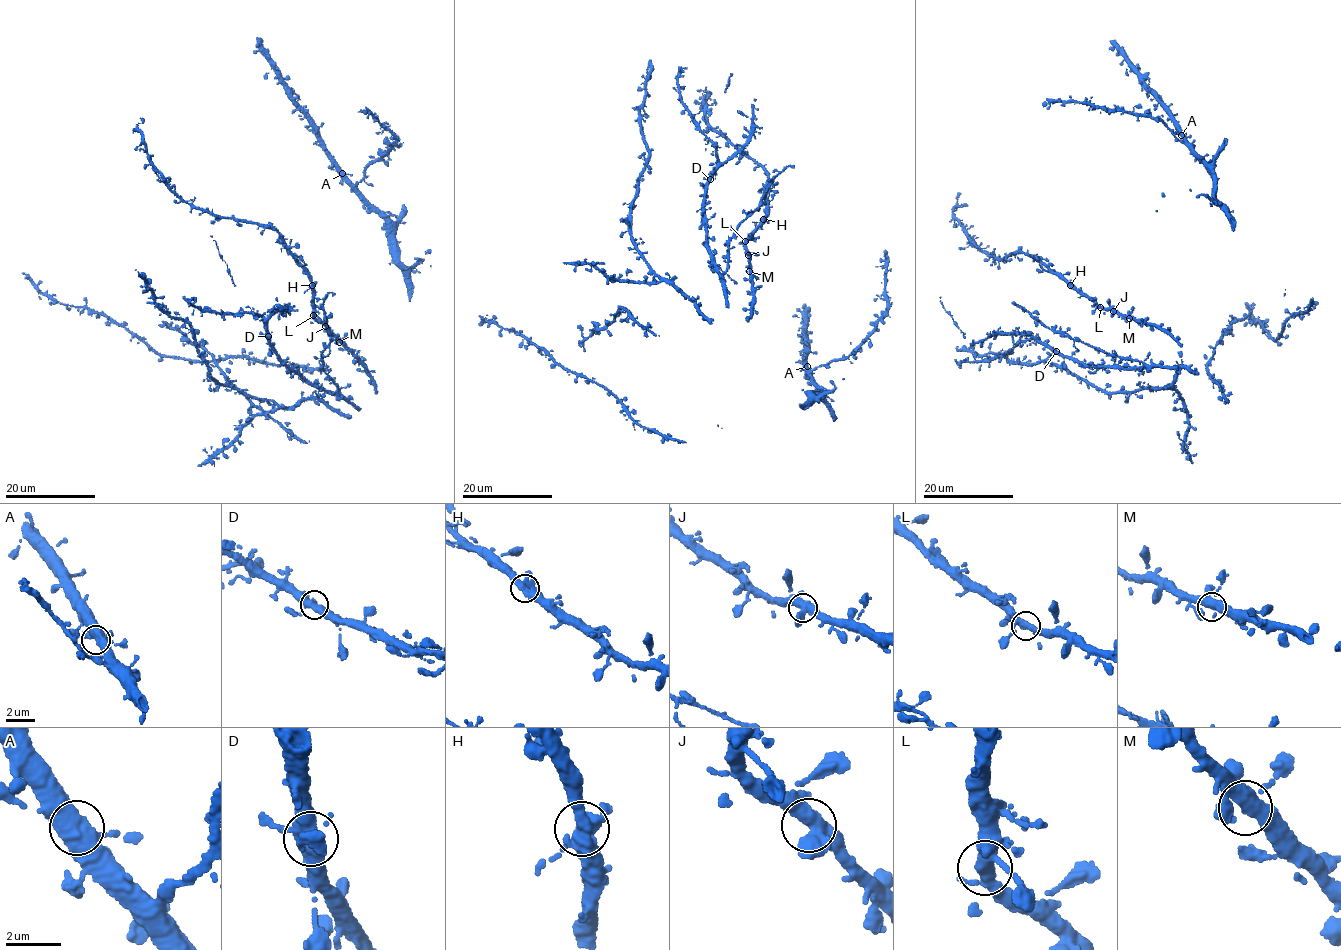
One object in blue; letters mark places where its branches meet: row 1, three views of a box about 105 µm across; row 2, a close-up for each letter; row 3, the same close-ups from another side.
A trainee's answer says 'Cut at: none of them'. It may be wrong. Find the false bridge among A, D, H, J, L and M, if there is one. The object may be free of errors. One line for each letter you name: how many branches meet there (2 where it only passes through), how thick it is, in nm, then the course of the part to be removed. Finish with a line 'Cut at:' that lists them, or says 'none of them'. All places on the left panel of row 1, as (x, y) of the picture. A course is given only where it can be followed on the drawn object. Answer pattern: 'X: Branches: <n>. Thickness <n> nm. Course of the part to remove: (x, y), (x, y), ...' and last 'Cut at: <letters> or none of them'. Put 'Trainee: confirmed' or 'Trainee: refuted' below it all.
Cut at: none of them
Trainee: confirmed

